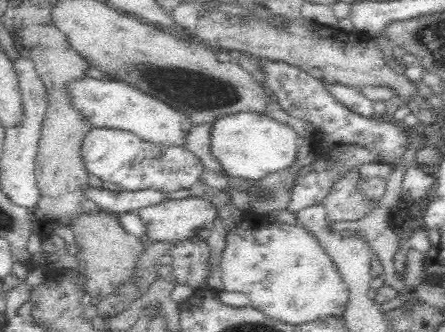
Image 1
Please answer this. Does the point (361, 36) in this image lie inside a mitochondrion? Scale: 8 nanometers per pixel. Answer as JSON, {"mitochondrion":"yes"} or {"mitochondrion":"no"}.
{"mitochondrion":"no"}

